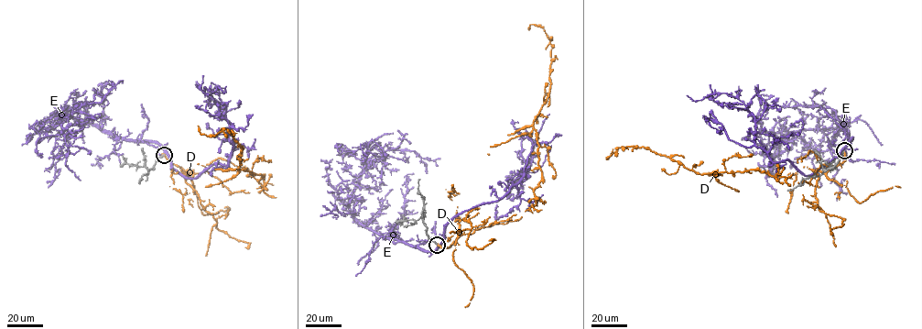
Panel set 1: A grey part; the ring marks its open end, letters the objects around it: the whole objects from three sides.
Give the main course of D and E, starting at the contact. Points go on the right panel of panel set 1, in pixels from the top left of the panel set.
D: (843, 150), (810, 183), (757, 169), (698, 174), (644, 148), (608, 159), (612, 148)
E: (844, 150), (852, 139), (844, 127), (785, 135), (763, 130), (756, 118), (770, 97), (765, 94)

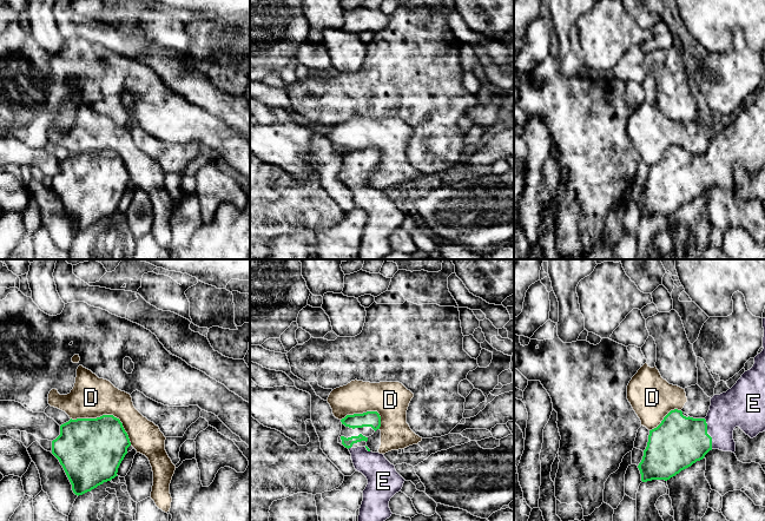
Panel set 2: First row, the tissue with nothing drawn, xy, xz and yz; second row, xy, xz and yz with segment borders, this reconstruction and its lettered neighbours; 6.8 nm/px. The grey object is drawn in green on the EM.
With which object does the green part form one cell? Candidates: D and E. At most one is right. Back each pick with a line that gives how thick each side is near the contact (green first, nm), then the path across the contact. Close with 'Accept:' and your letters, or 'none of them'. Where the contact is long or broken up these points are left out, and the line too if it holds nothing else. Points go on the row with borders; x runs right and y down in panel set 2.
E: 360/260 nm | across yz (678, 442), (707, 434), (733, 408)
Accept: E

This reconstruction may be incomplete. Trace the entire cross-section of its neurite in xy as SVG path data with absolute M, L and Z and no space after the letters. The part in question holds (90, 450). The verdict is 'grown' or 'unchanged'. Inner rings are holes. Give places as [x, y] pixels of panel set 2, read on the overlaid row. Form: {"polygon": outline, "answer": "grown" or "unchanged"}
{"polygon": "M113 415L77 418L60 426L52 454L62 466L75 495L114 479L131 446L123 423Z", "answer": "unchanged"}

